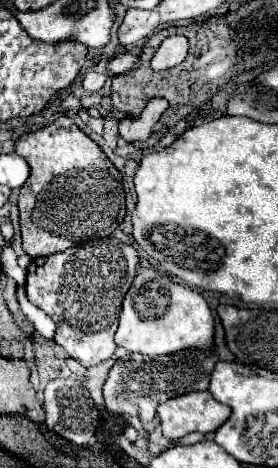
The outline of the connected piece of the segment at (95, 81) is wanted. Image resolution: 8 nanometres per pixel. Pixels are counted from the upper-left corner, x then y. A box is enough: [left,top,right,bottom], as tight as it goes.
[83,72,107,92]

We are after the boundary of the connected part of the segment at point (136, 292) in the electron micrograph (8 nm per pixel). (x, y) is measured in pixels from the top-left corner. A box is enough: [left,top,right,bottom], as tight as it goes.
[115,268,213,358]

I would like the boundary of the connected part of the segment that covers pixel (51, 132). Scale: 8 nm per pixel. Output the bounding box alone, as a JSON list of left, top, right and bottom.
[14,116,127,258]

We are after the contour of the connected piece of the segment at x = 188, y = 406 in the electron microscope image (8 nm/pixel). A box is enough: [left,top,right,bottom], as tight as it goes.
[157,392,231,440]

